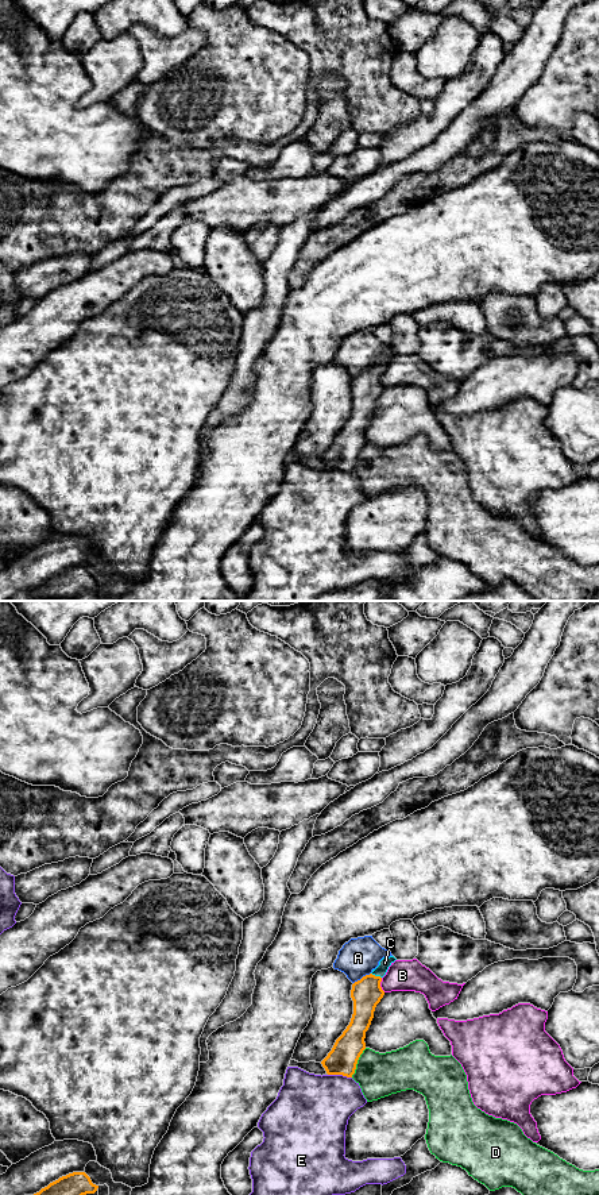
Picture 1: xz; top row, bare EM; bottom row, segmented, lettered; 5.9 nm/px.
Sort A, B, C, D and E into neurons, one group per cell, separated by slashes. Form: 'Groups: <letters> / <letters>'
Groups: A / B / C / D / E

